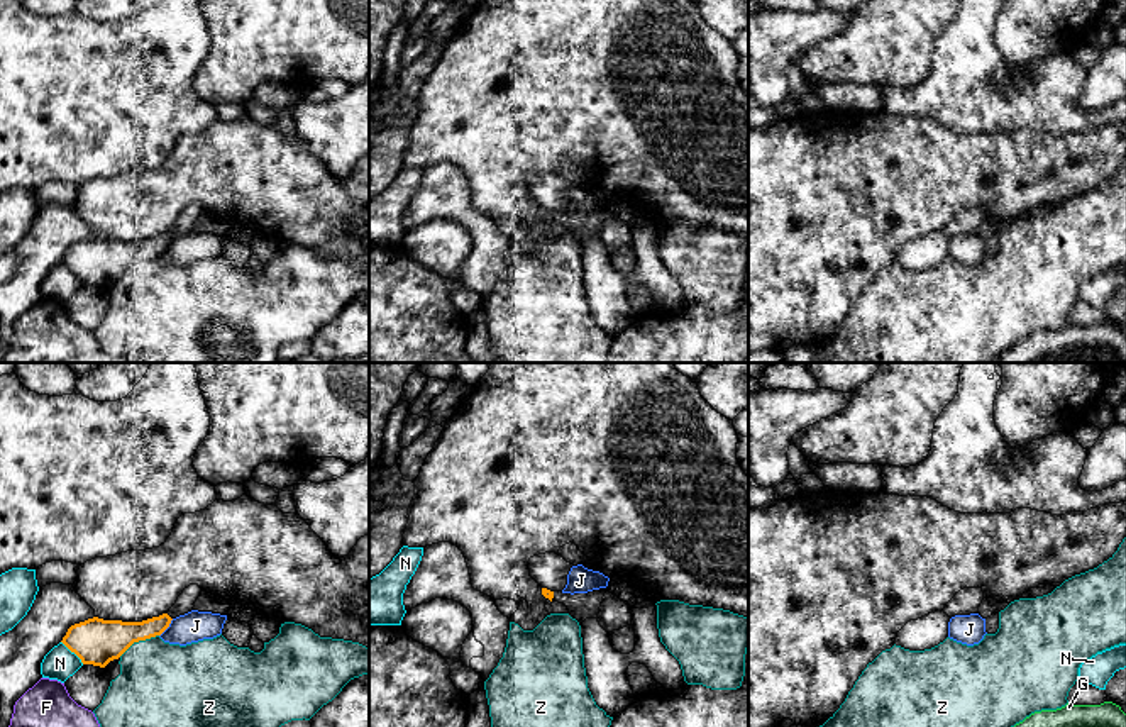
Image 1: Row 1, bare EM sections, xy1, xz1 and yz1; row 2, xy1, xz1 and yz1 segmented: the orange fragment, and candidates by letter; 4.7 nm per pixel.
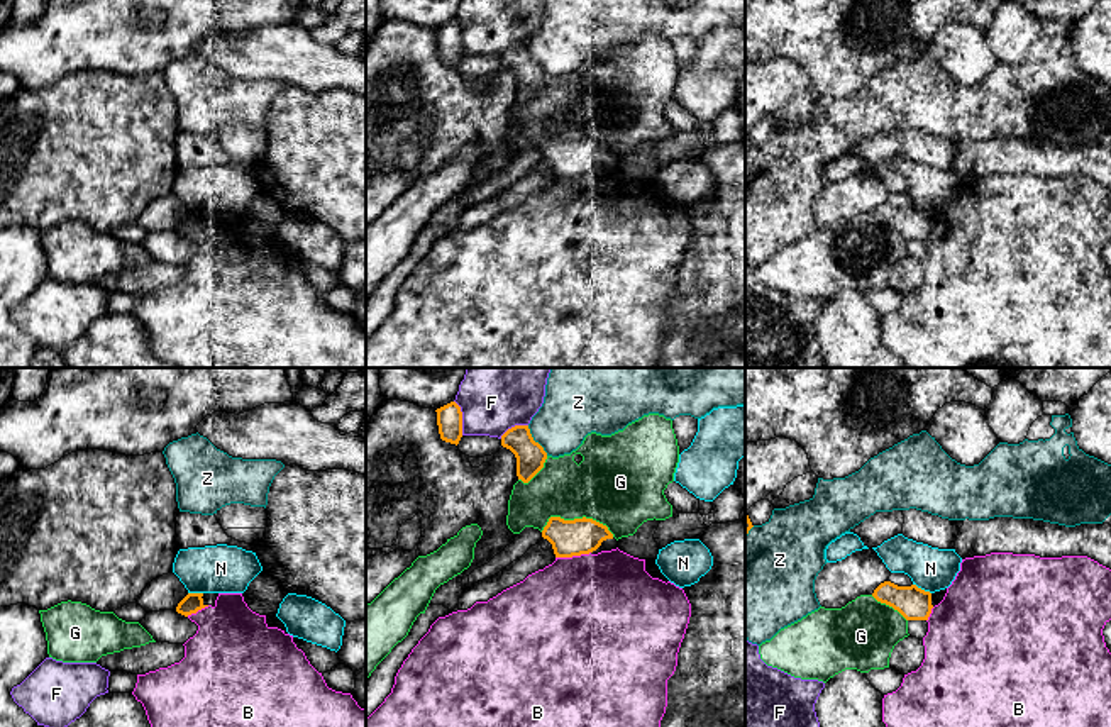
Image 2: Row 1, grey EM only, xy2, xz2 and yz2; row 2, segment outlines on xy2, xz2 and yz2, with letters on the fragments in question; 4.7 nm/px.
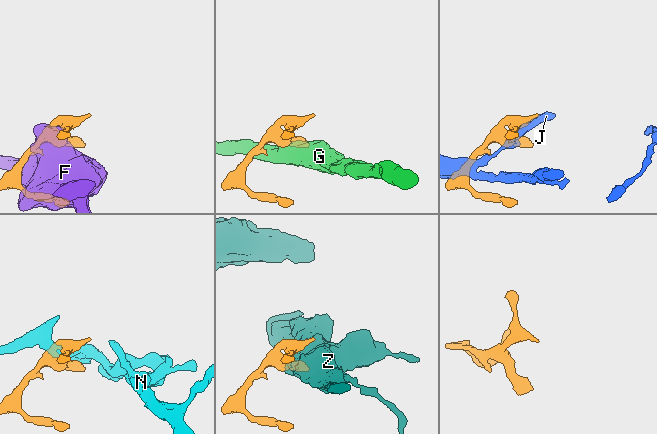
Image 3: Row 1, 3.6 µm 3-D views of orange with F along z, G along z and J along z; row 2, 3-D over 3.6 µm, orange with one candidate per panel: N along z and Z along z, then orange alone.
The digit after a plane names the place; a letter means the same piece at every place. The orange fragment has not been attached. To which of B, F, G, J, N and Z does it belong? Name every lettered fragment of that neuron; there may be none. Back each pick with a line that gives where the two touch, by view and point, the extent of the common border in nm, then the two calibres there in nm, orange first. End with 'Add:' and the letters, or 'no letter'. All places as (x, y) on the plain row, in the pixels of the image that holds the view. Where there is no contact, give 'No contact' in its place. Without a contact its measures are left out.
Add: no letter

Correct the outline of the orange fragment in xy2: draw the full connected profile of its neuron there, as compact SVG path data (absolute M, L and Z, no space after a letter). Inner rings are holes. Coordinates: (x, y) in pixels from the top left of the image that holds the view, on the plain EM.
M188 214L176 227L176 232L188 237L198 230L208 227L203 224L203 214Z

